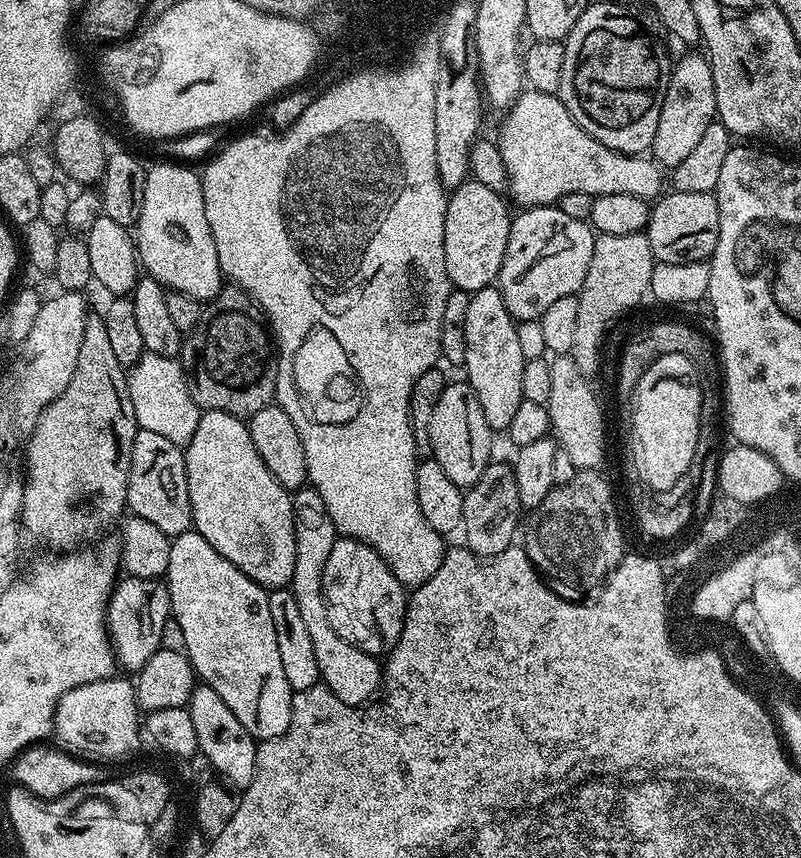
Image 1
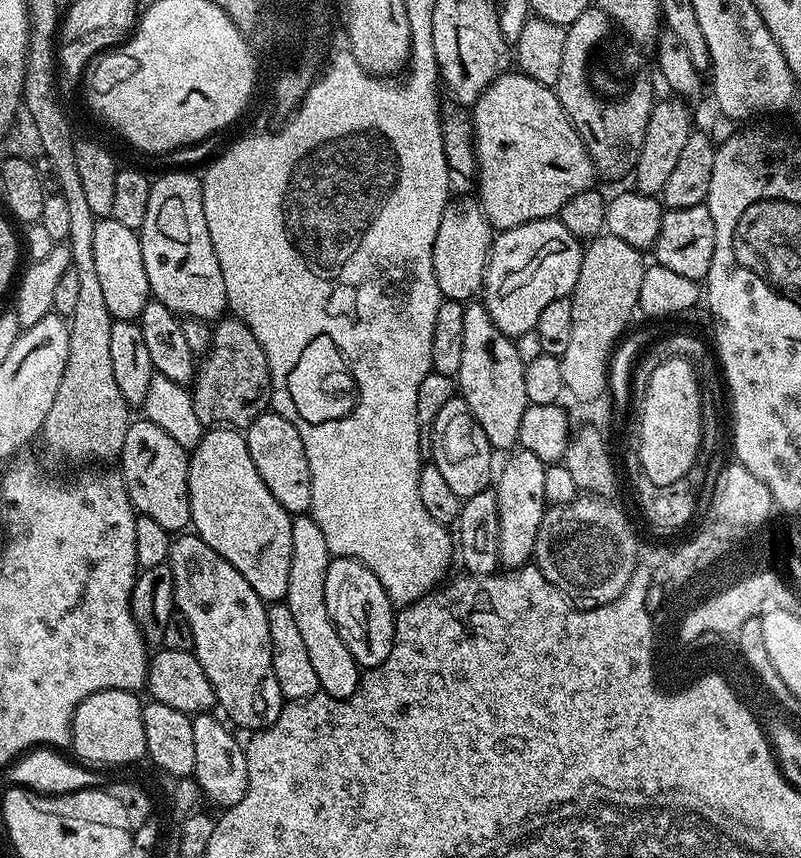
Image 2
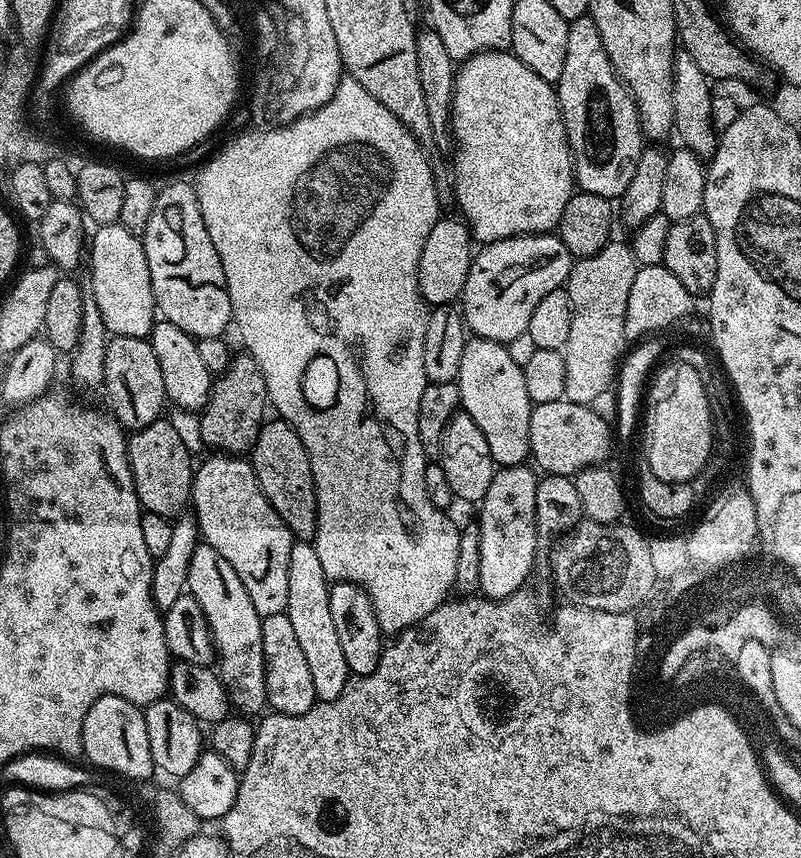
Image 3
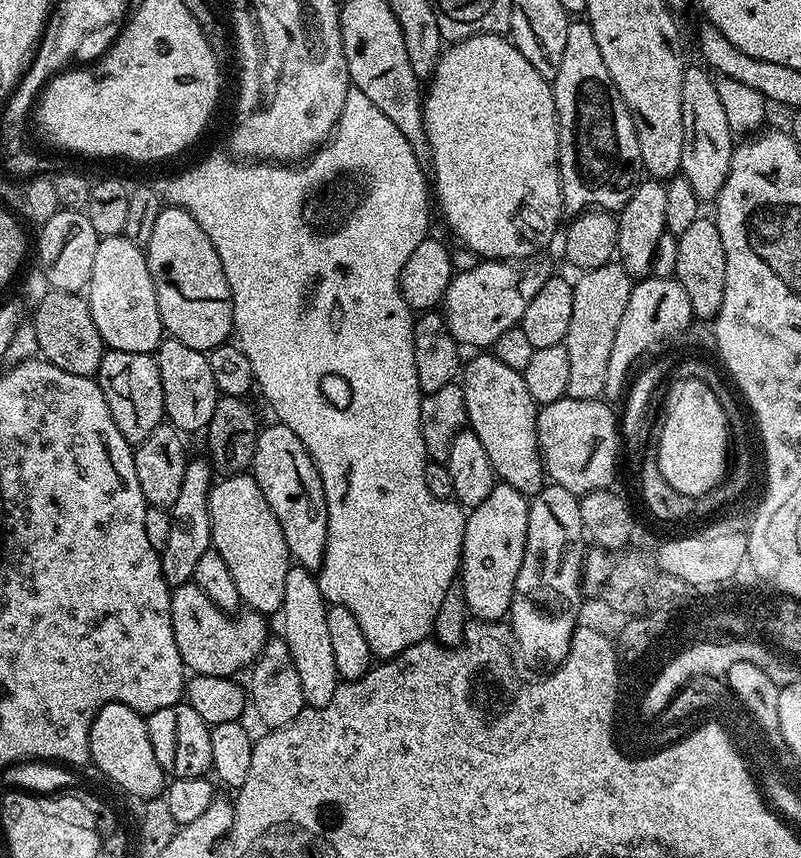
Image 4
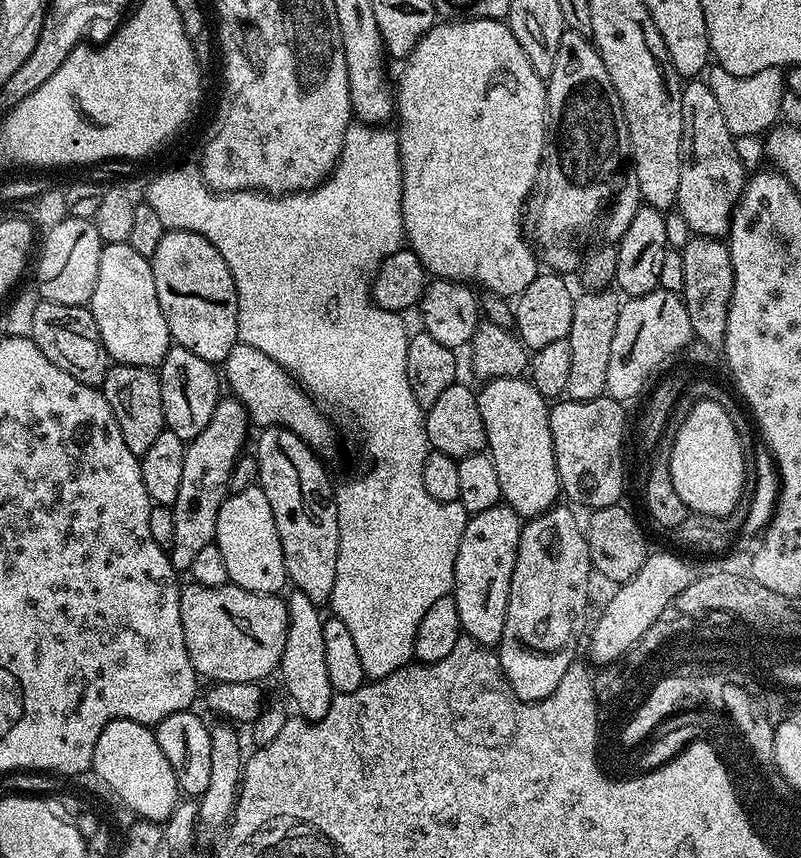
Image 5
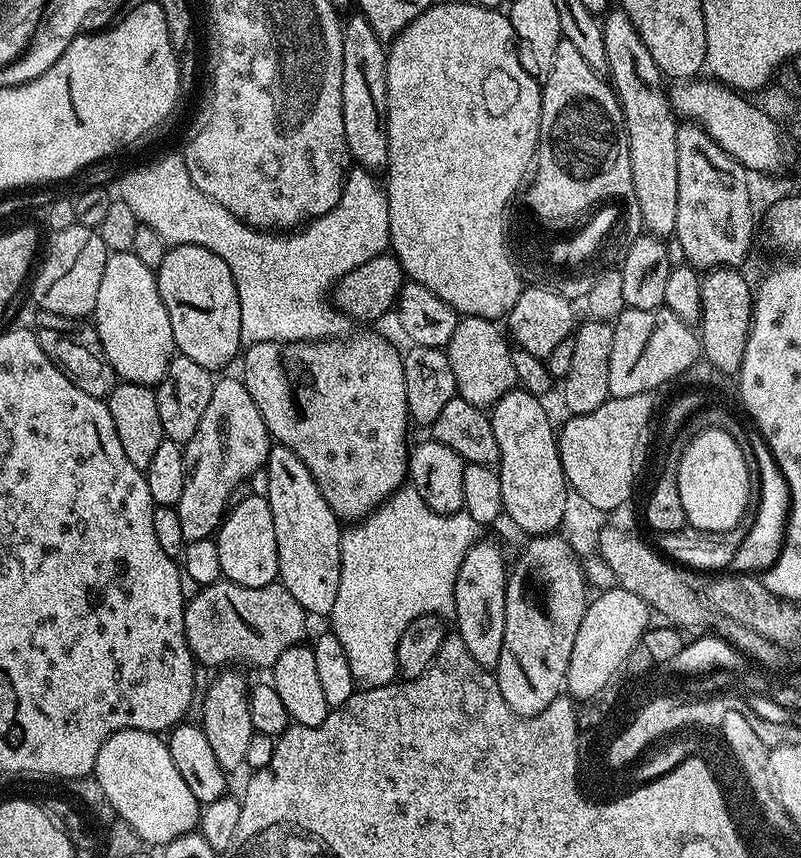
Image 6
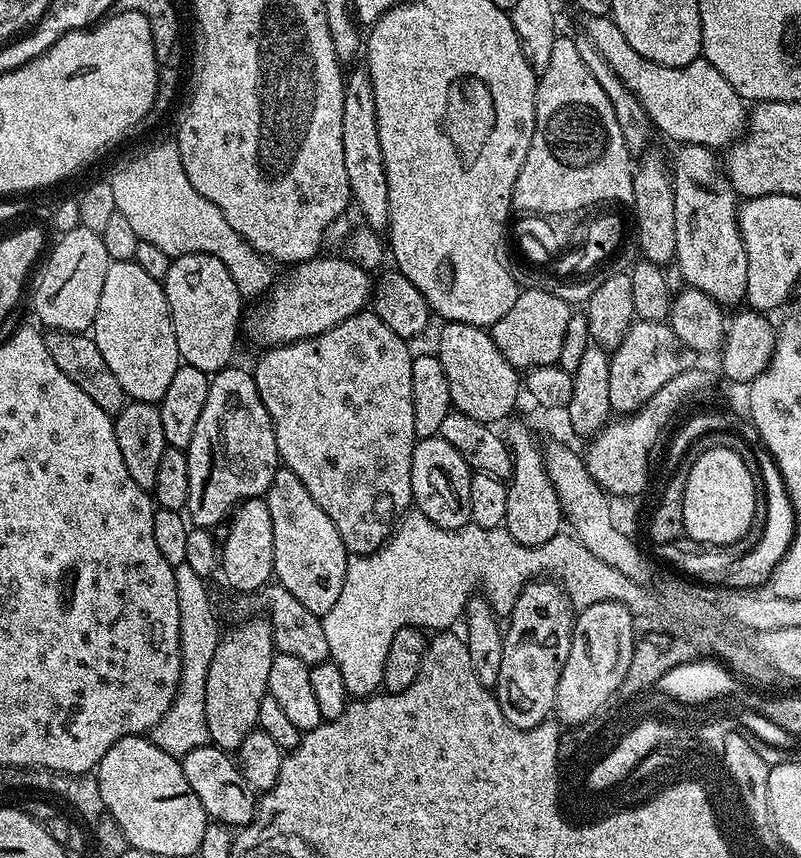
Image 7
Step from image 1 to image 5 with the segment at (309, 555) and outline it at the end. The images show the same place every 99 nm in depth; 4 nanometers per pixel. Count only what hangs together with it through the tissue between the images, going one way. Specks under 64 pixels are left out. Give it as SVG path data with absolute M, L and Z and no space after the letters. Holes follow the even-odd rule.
M295 590L286 596L288 605L288 633L286 646L282 650L282 658L278 676L284 679L284 688L297 708L299 715L306 720L321 720L326 718L326 710L330 710L333 698L330 678L326 671L326 644L322 642L324 620L320 616L321 609L306 594Z

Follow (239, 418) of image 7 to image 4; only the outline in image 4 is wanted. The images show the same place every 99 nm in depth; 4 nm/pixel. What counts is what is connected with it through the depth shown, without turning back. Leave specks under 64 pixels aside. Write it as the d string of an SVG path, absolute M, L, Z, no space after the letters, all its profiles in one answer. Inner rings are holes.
M204 458L201 460L189 459L186 475L182 477L182 490L178 493L177 500L168 512L170 539L167 540L164 551L160 553L162 574L171 589L189 583L196 575L202 554L206 554L212 548L208 490L213 483L214 469L211 463Z

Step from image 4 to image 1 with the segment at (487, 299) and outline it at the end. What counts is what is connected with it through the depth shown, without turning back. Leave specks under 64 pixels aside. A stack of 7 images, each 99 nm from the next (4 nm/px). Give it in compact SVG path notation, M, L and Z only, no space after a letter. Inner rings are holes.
M528 206L520 213L517 211L512 218L510 238L506 242L506 254L498 277L500 293L513 320L539 320L558 298L576 296L586 278L586 270L590 270L595 241L593 229L585 221L562 214L558 206Z

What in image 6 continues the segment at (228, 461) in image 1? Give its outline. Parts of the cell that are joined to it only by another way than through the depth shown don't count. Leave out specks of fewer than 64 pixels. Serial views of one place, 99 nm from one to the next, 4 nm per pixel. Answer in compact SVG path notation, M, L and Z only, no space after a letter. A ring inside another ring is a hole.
M241 495L240 501L237 499L227 509L214 536L218 546L218 562L222 562L221 577L238 586L275 584L280 575L278 538L274 538L274 514L270 514L267 495L252 495Z

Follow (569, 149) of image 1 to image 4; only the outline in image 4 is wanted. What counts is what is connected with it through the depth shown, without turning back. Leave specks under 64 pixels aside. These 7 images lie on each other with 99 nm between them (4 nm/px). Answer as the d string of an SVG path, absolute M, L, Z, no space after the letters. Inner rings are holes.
M503 35L498 36L471 36L465 40L457 40L451 46L445 47L440 53L440 60L436 64L436 70L432 73L430 79L426 84L426 91L423 93L423 114L425 122L426 138L429 139L430 150L432 151L432 158L430 161L430 180L434 185L434 200L440 203L440 212L444 215L444 220L448 223L448 228L469 248L472 252L477 252L477 257L487 258L489 260L527 260L537 254L543 253L544 247L552 240L552 235L557 232L561 227L560 224L560 212L565 209L564 199L560 193L560 166L556 163L558 158L558 130L556 129L556 107L554 106L554 94L552 93L552 86L549 80L542 78L542 74L538 74L538 70L534 70L534 66L530 66L530 62L526 62L526 58L522 58L522 54L516 49L515 44L512 43L511 39L505 38Z

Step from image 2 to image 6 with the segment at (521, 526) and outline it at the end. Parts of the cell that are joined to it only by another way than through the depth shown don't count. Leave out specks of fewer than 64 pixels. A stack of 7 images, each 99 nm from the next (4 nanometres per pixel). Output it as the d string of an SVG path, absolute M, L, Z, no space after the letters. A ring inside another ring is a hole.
M481 539L462 558L462 566L458 570L458 578L454 586L456 599L455 631L462 638L470 658L478 662L478 666L495 669L498 658L502 654L502 638L506 630L504 611L506 610L506 586L509 569L504 568L504 556L500 548L490 541Z

